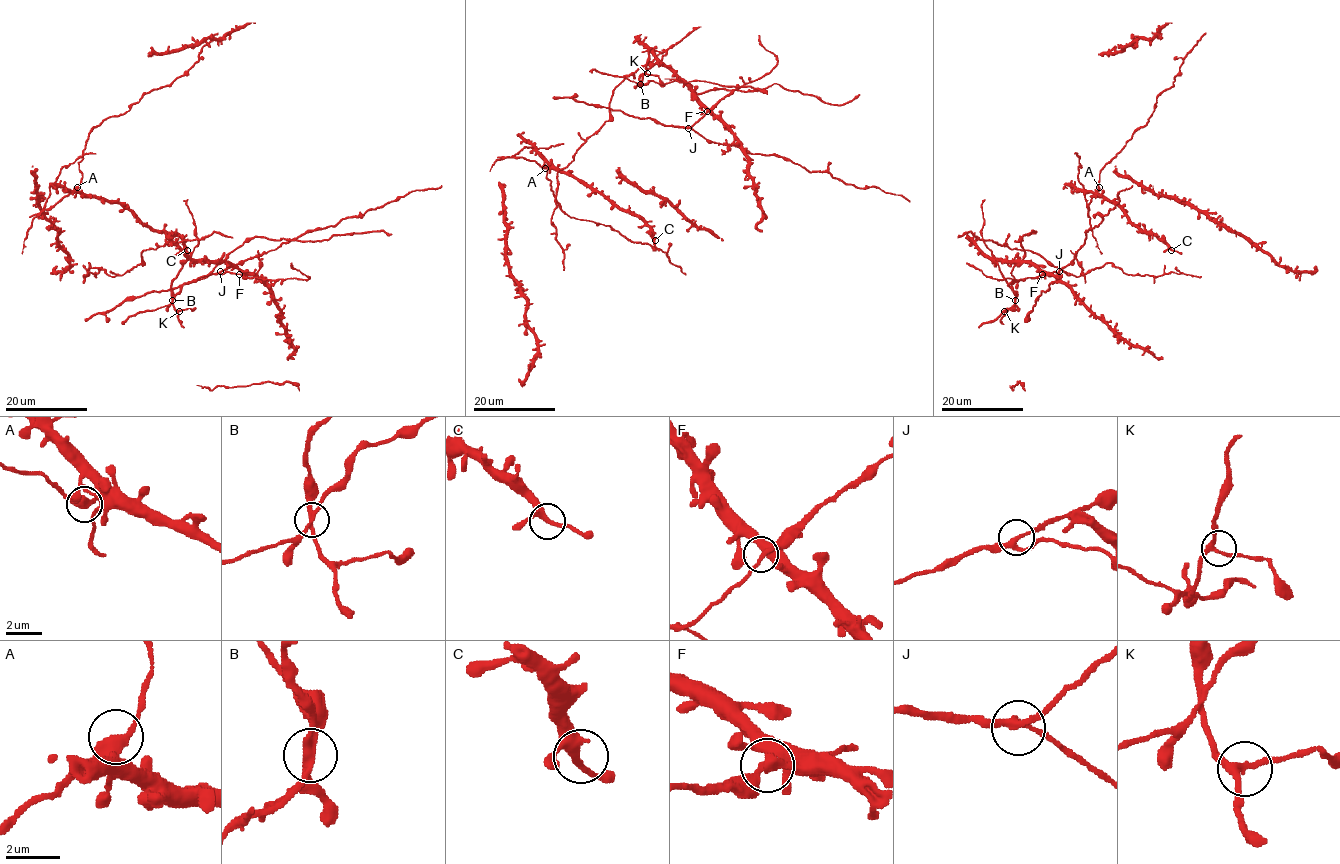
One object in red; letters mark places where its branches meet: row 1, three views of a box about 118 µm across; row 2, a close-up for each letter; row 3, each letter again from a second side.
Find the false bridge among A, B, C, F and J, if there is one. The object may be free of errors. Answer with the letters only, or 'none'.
B

